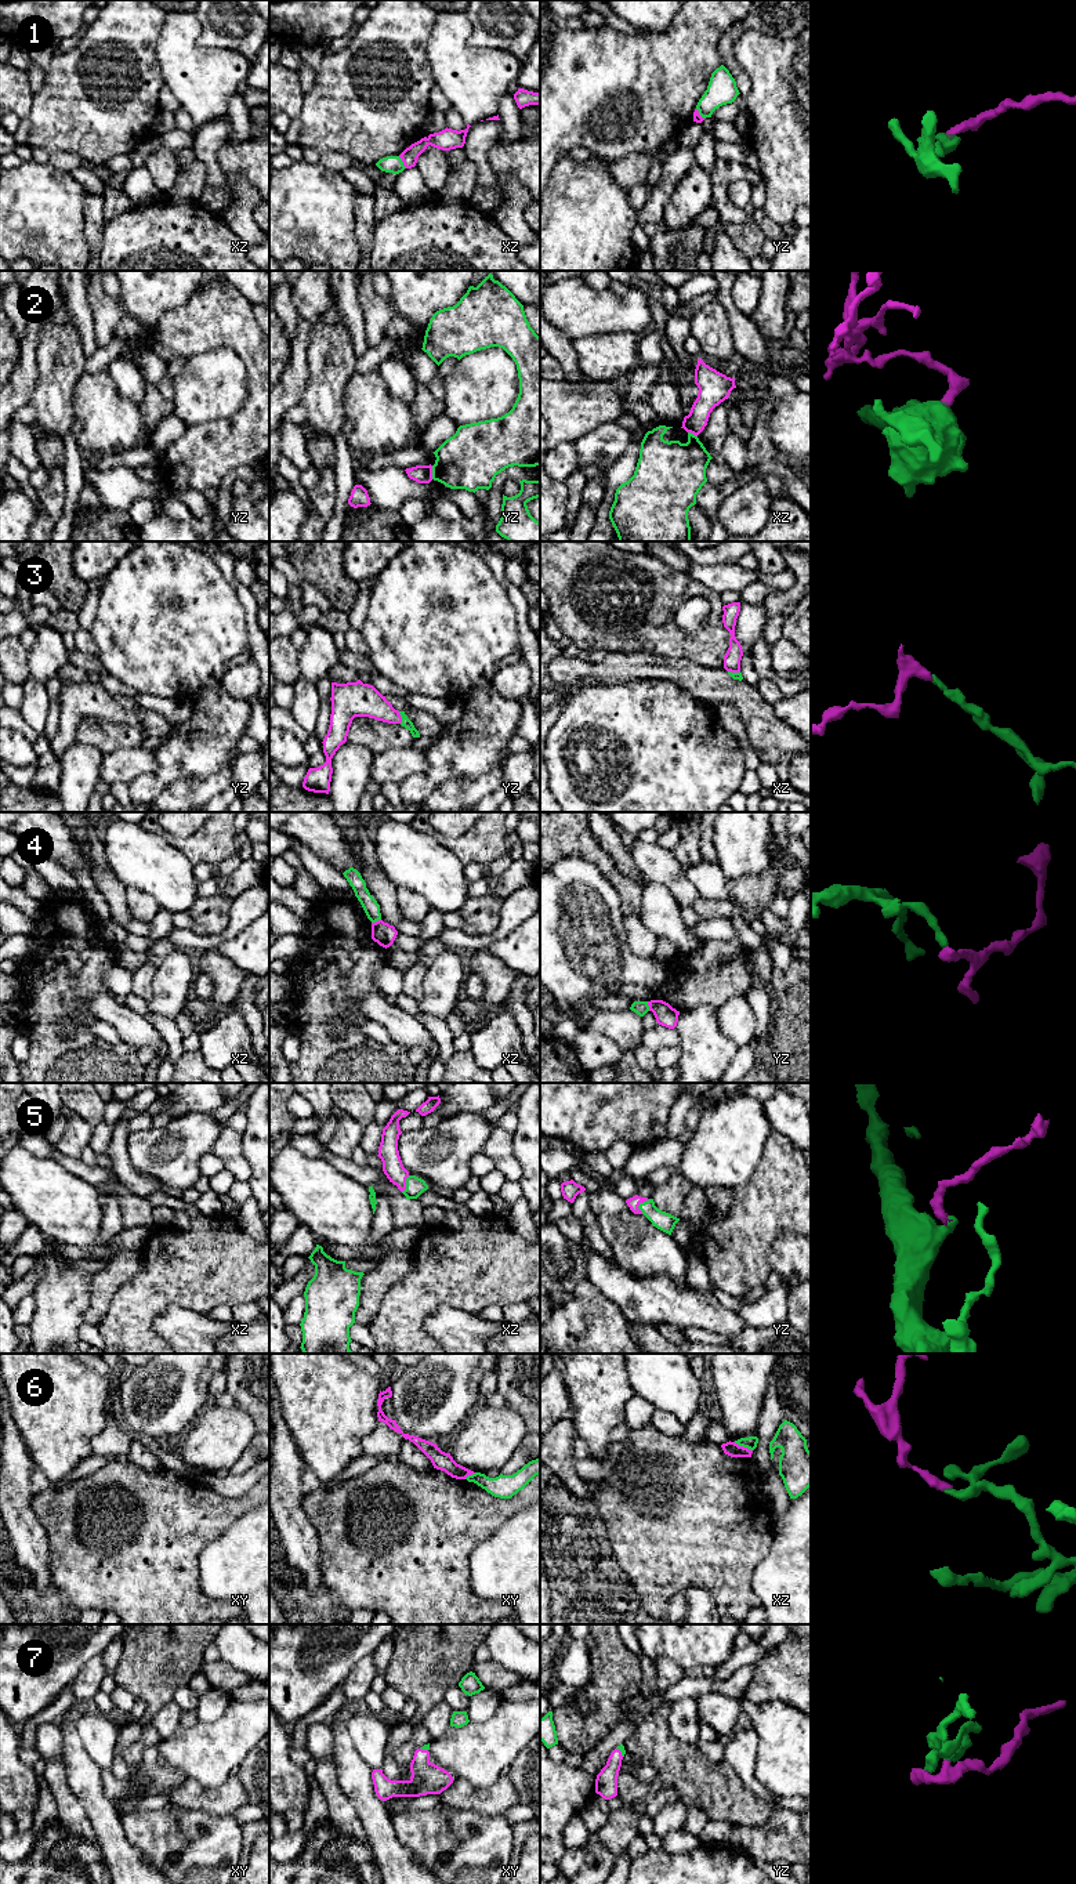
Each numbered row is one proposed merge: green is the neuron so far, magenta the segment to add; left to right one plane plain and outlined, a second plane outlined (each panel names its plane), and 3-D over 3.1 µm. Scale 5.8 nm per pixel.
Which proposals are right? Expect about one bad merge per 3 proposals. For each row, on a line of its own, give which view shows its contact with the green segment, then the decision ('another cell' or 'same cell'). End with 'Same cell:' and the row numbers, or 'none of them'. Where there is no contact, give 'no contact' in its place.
1: xz | another cell
2: yz | another cell
3: yz | same cell
4: xz | another cell
5: yz | same cell
6: xz | another cell
7: yz | same cell
Same cell: 3, 5, 7

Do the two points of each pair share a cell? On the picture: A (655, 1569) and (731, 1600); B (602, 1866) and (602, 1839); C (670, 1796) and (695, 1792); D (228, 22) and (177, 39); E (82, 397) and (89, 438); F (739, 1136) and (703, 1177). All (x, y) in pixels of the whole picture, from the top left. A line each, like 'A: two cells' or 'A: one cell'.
A: one cell
B: one cell
C: two cells
D: two cells
E: one cell
F: one cell

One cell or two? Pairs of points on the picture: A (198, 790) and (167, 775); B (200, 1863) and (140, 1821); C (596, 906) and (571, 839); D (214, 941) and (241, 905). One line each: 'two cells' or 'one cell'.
A: two cells
B: one cell
C: two cells
D: one cell

